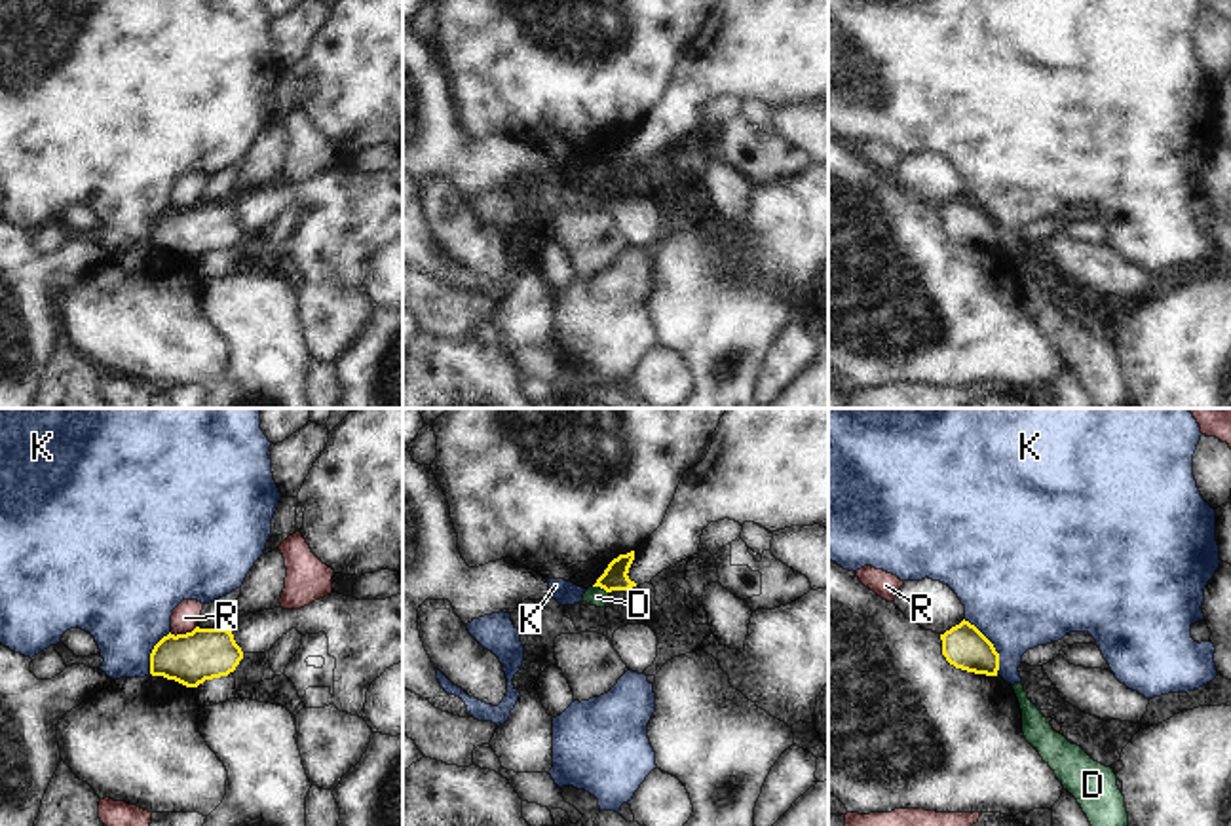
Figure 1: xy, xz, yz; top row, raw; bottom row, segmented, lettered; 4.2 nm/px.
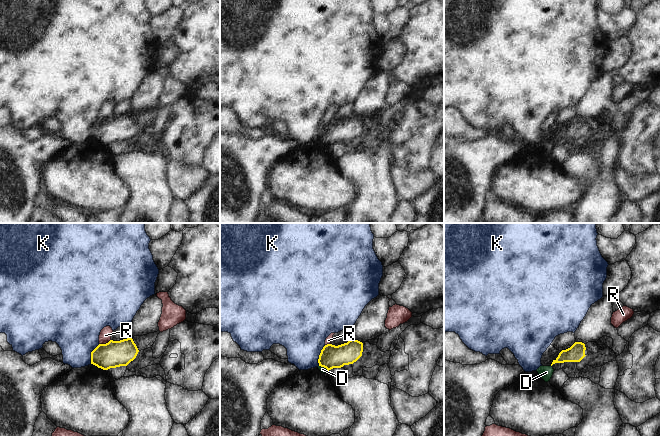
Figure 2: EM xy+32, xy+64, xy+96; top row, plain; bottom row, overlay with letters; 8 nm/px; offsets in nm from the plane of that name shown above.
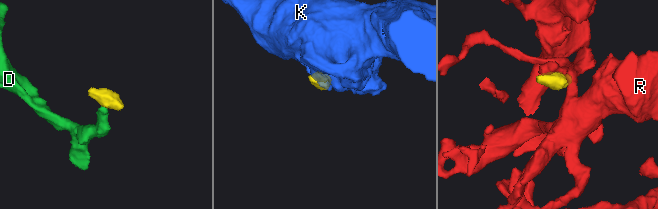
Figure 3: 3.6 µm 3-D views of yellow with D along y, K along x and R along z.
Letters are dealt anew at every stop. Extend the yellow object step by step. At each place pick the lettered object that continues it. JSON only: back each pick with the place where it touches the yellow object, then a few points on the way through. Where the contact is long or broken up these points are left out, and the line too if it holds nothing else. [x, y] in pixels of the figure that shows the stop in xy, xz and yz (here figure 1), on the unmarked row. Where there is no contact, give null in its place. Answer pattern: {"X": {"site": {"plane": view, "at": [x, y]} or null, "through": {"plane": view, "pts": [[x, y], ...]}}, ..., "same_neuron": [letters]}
{"same_neuron": []}

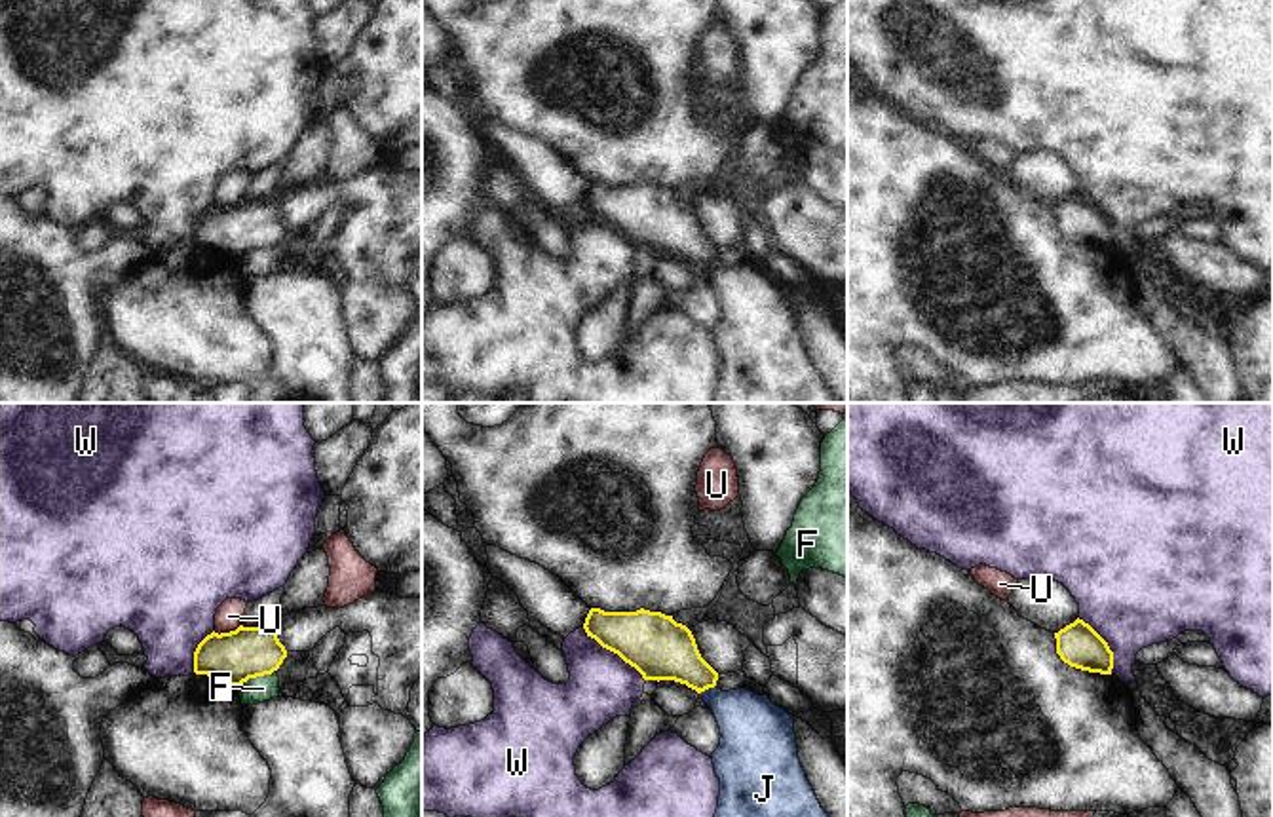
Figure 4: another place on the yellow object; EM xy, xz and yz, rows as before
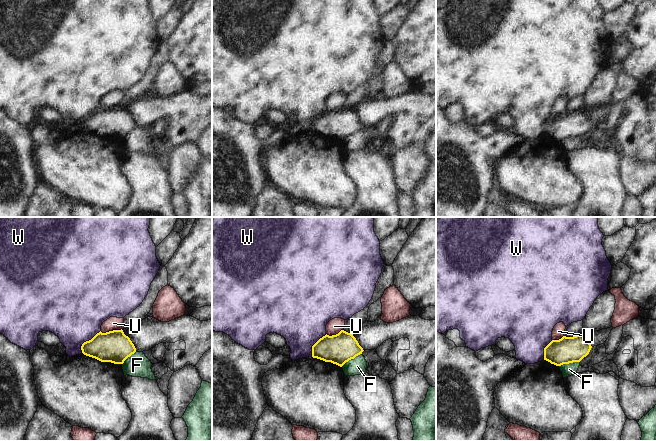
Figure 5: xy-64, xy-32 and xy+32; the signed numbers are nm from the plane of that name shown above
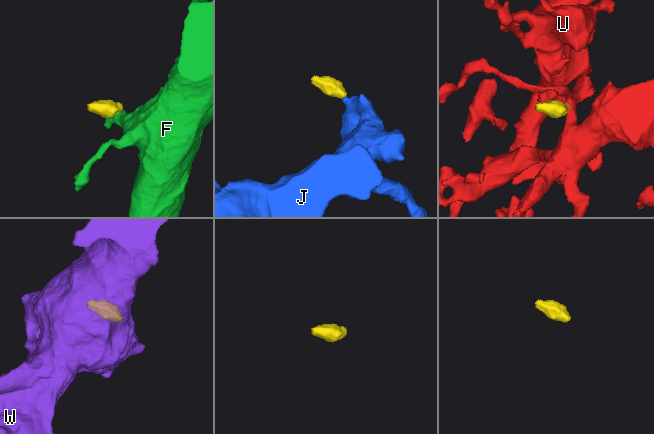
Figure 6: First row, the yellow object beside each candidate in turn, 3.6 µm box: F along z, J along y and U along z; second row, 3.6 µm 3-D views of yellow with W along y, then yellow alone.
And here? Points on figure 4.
{"J": {"site": {"plane": "xz", "at": [707, 263]}, "through": {"plane": "xz", "pts": [[662, 225], [673, 228], [707, 263], [751, 301]]}}, "same_neuron": ["J"]}

